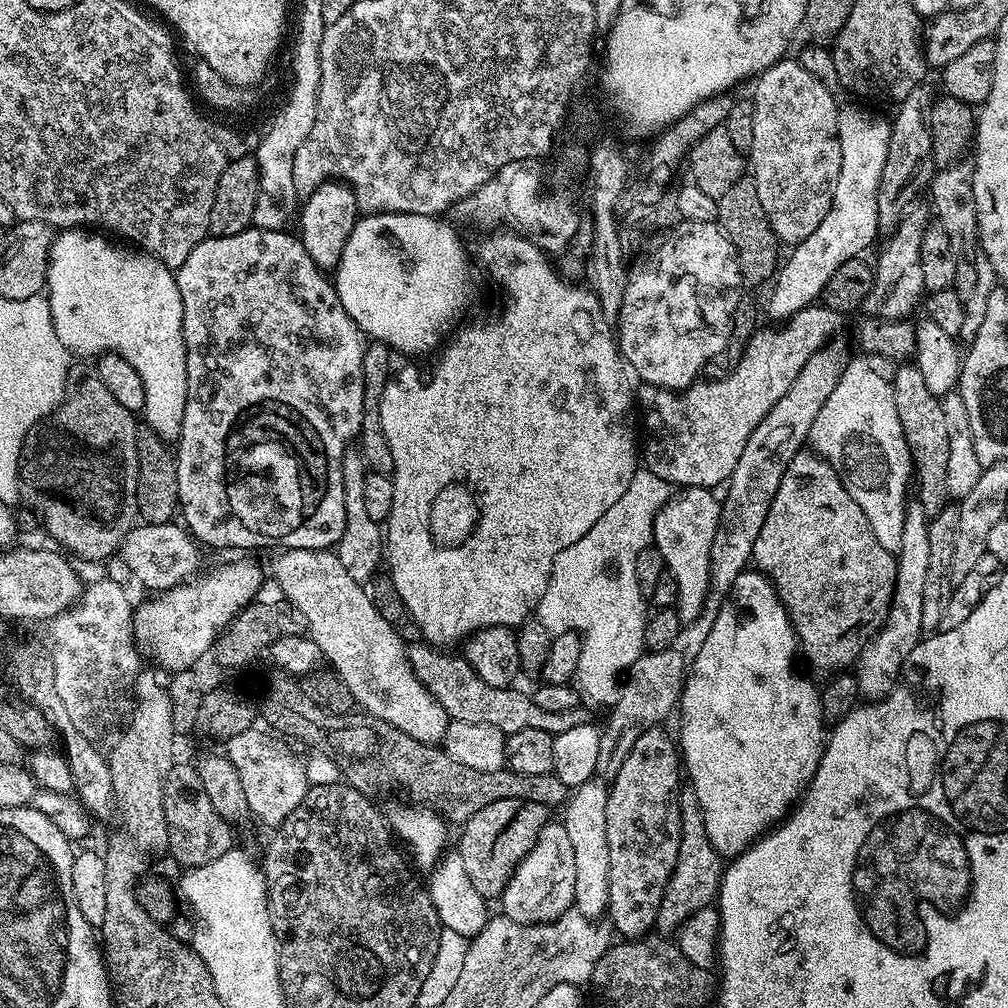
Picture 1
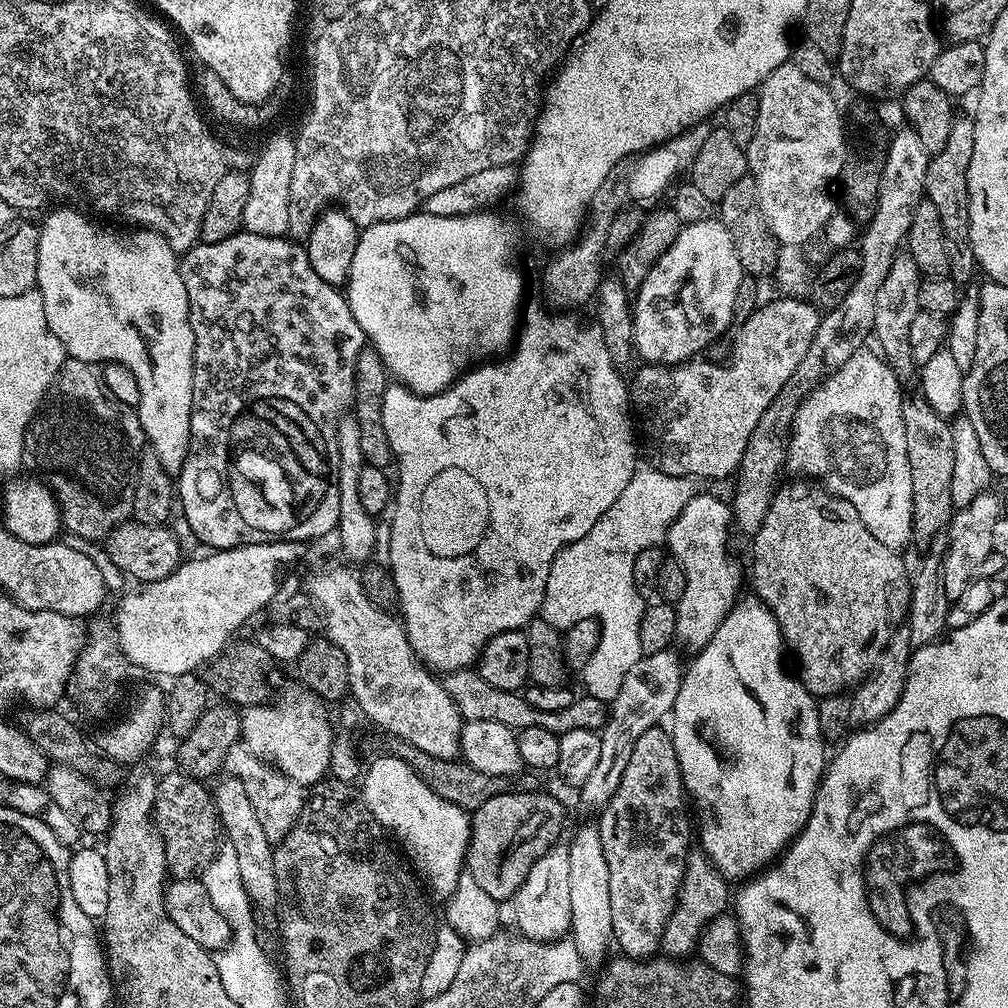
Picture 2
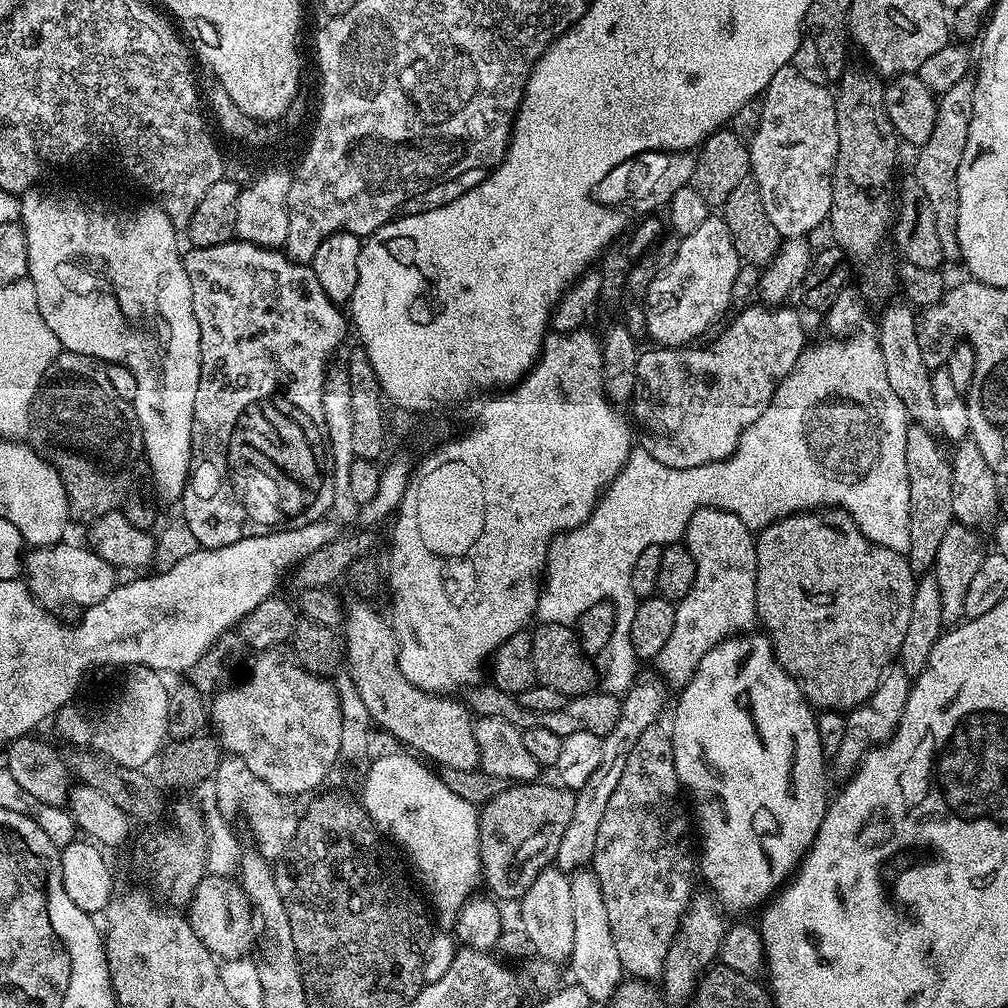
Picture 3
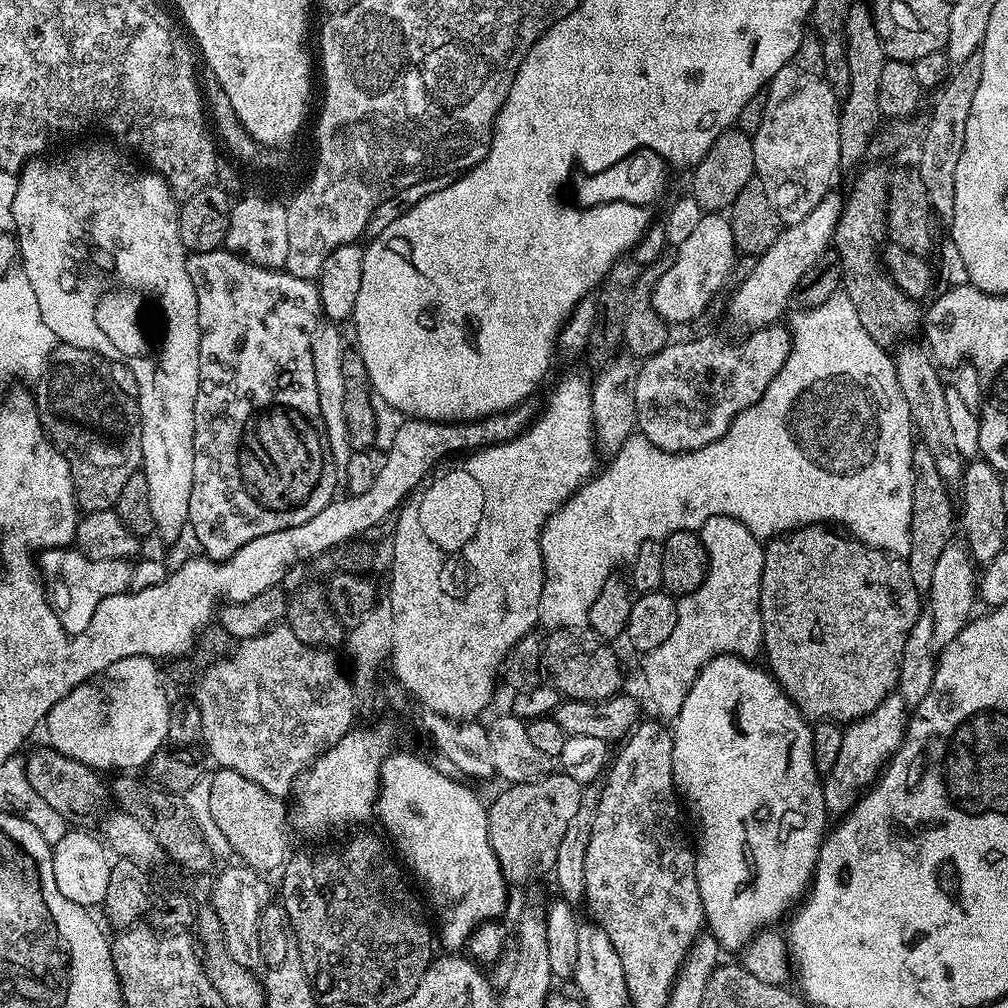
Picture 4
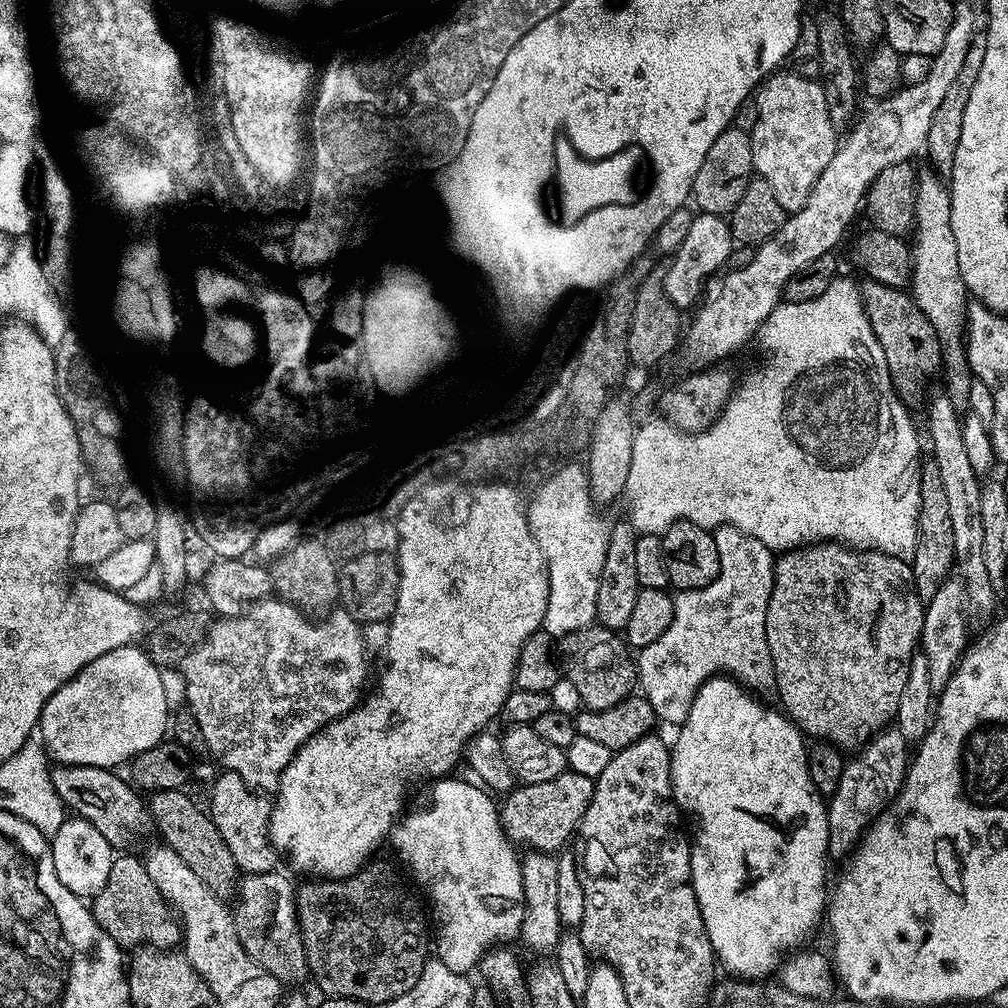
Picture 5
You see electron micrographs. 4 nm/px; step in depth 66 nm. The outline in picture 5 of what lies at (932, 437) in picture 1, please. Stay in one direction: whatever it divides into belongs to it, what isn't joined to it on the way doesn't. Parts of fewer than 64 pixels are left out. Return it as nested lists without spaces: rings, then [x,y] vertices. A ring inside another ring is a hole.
[[[931,458],[925,459],[920,466],[920,517],[918,518],[918,546],[910,561],[914,587],[920,599],[927,602],[938,594],[938,586],[949,579],[954,568],[954,522],[950,522],[950,506],[938,466]]]

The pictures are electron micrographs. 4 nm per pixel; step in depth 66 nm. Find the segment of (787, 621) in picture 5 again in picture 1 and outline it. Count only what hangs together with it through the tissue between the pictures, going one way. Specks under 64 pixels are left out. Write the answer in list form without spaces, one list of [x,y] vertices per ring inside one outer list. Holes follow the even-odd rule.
[[[802,450],[786,466],[778,494],[770,502],[770,514],[762,522],[762,534],[754,542],[755,567],[776,587],[778,598],[796,632],[799,651],[816,668],[827,674],[848,670],[860,658],[860,651],[884,624],[888,603],[896,585],[896,557],[874,538],[870,522],[845,490],[844,483],[828,462],[811,451]]]

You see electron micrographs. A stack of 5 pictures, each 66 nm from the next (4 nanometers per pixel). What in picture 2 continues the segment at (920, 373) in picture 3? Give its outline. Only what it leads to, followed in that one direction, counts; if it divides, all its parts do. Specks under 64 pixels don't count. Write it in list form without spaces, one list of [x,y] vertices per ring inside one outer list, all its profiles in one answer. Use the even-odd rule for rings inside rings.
[[[897,254],[890,266],[890,272],[878,286],[878,302],[874,302],[874,340],[880,343],[879,351],[883,359],[887,360],[892,373],[900,377],[901,381],[913,379],[918,368],[918,361],[912,357],[910,350],[910,325],[914,318],[922,311],[920,306],[920,271],[914,258],[907,254]]]

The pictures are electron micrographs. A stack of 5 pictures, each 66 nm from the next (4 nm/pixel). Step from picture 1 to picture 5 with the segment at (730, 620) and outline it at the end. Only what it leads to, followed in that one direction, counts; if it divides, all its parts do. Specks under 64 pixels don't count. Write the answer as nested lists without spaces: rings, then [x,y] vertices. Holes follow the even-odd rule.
[[[714,676],[712,679],[707,680],[703,686],[698,690],[698,694],[694,698],[694,702],[690,706],[690,714],[686,714],[683,724],[679,725],[678,731],[680,732],[676,736],[676,741],[671,741],[670,751],[672,754],[672,761],[670,762],[670,778],[672,779],[672,799],[675,800],[677,809],[681,813],[690,815],[696,819],[696,840],[694,836],[694,843],[692,844],[692,885],[694,886],[694,894],[698,898],[698,906],[700,907],[700,913],[702,914],[702,922],[706,926],[708,931],[708,937],[712,943],[712,950],[716,953],[716,959],[719,967],[724,968],[725,973],[731,974],[733,977],[742,980],[751,980],[753,982],[763,981],[765,978],[777,969],[778,963],[781,958],[793,950],[799,949],[812,936],[812,931],[816,928],[816,923],[821,923],[822,917],[826,912],[826,901],[830,895],[829,880],[828,880],[828,860],[830,861],[830,853],[828,851],[828,810],[826,807],[825,797],[821,796],[819,790],[814,786],[814,782],[810,782],[810,770],[808,769],[808,758],[810,755],[809,745],[806,743],[806,737],[803,732],[800,731],[798,725],[794,721],[788,719],[787,715],[783,711],[777,710],[775,707],[767,708],[763,704],[759,695],[753,694],[749,689],[745,688],[744,685],[740,684],[737,680],[732,679],[730,676]]]

